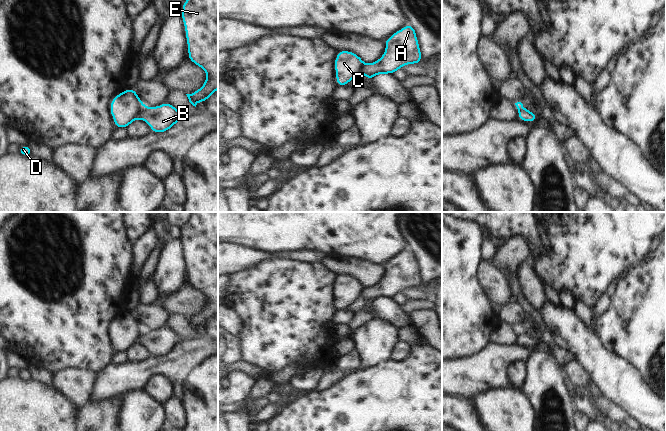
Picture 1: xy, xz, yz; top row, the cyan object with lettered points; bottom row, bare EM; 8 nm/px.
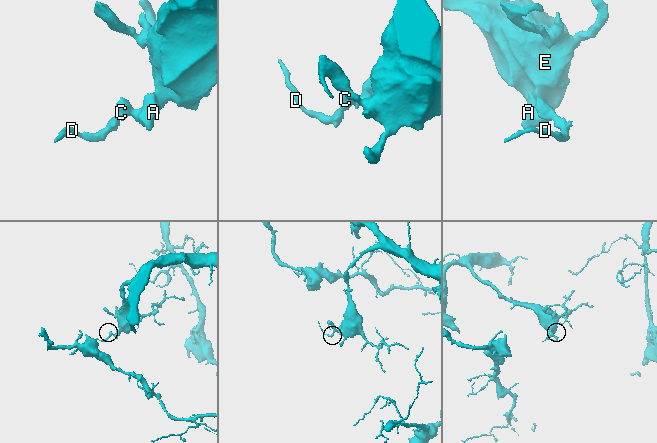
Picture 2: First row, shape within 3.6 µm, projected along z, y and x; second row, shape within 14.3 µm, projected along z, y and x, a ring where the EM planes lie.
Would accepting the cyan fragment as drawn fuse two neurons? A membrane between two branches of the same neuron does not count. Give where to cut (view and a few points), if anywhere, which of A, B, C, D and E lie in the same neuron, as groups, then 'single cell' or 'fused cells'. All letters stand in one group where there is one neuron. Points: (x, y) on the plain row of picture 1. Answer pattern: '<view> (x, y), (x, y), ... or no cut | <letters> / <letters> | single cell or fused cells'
xy (144, 329), (139, 342) | A B E / C D | fused cells

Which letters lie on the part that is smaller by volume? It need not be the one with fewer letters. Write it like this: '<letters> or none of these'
C, D

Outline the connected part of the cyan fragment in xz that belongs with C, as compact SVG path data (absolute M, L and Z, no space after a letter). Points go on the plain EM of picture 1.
M347 274L338 275L334 285L338 311L347 310L352 303L363 297L364 291L365 287L357 278Z

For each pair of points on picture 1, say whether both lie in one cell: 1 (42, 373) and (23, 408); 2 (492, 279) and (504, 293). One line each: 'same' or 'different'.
1: different
2: same

